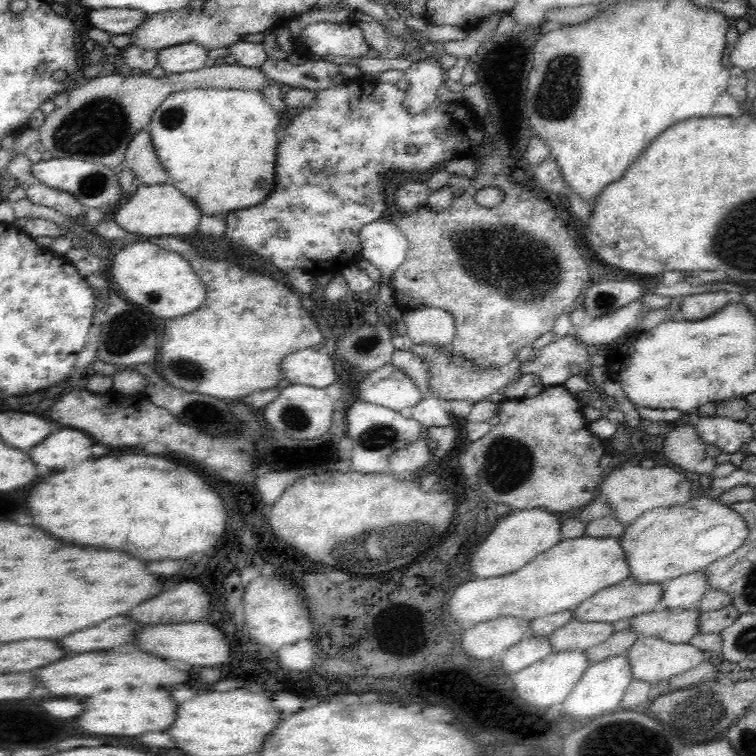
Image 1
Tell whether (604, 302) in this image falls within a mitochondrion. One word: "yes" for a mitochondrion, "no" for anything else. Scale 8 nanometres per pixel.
yes

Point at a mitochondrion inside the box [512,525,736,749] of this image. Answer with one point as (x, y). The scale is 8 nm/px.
(712, 713)

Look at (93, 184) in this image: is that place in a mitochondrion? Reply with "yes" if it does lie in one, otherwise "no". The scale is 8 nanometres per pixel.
yes

